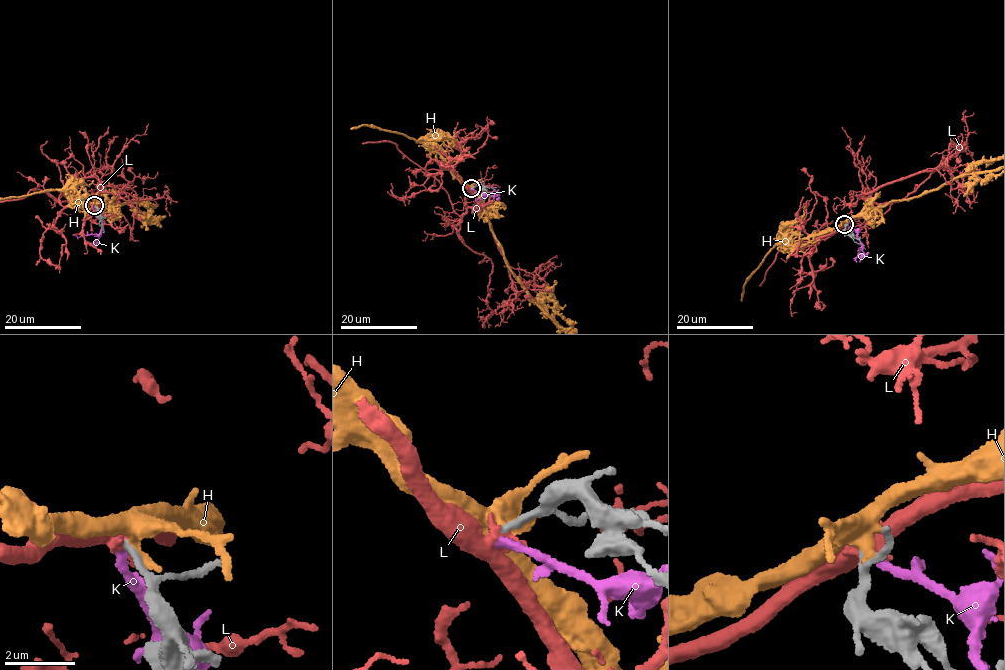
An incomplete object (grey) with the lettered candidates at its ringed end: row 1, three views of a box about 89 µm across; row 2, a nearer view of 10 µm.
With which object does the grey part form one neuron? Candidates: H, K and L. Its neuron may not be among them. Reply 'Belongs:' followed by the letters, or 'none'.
Belongs: none

